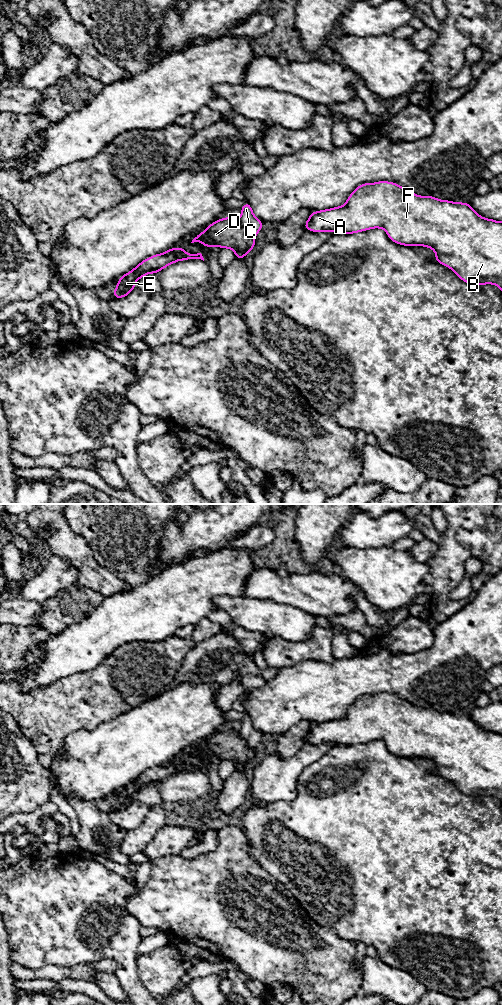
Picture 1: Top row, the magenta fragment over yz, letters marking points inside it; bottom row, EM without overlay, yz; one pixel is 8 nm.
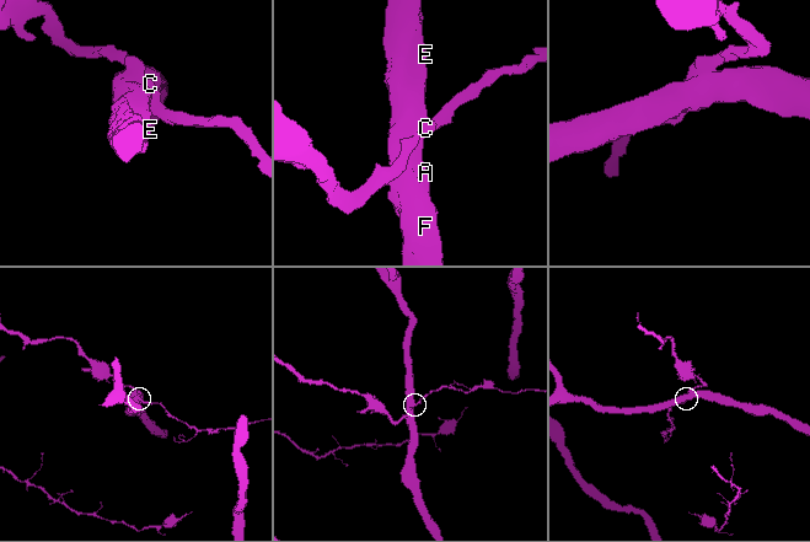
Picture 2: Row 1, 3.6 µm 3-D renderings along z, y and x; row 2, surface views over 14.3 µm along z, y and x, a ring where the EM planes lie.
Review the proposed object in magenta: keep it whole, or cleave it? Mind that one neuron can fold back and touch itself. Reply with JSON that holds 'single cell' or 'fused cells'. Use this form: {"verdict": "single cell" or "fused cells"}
{"verdict": "single cell"}

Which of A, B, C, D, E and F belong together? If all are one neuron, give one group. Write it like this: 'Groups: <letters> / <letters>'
Groups: A B C D E F

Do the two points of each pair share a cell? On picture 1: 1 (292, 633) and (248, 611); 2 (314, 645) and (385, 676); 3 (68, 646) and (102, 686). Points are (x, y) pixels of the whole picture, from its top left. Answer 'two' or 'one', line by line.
1: one
2: two
3: two

